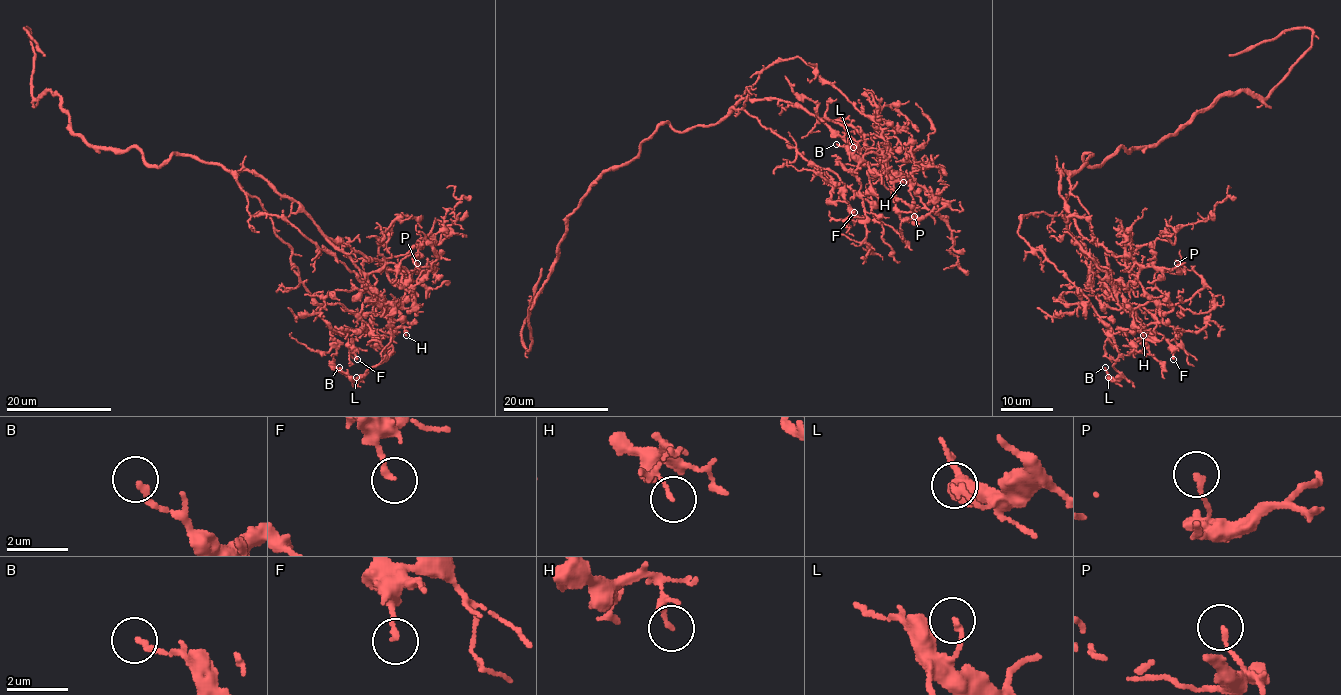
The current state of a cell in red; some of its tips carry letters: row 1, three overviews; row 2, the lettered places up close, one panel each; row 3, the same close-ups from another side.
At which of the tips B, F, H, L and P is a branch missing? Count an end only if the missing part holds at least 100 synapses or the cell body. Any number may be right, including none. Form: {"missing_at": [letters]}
{"missing_at": []}

